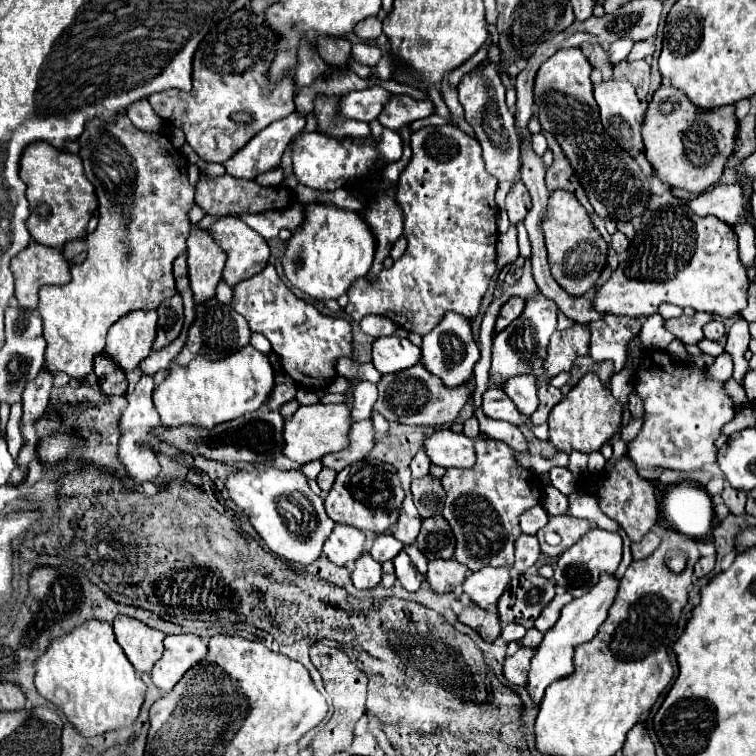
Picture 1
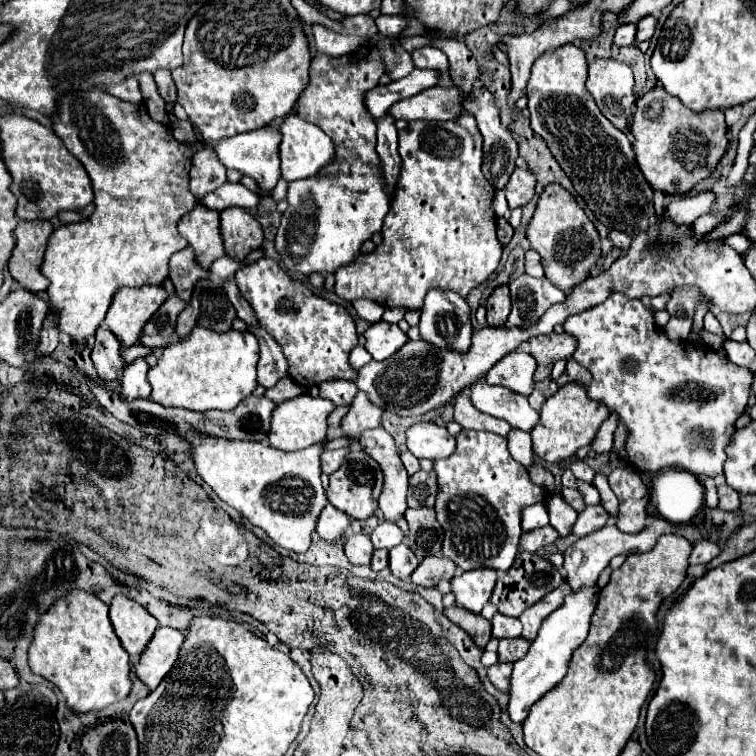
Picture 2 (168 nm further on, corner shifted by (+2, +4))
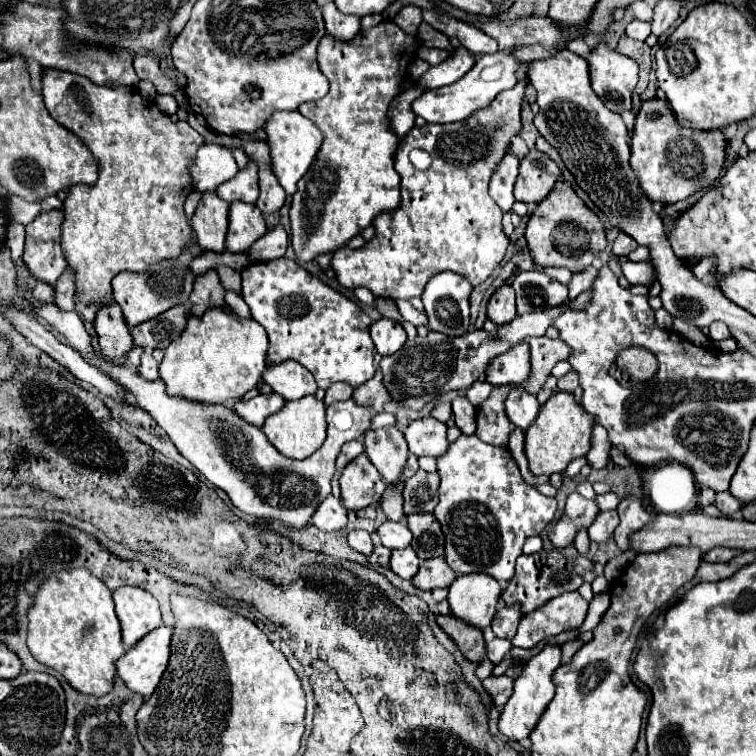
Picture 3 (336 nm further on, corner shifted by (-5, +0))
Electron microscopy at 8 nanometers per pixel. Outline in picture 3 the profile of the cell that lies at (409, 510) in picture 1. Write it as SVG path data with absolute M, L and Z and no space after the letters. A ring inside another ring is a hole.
M397 426L377 428L365 432L365 452L375 464L375 468L381 472L383 480L387 484L397 484L401 470L407 462L409 450L403 434L397 430Z

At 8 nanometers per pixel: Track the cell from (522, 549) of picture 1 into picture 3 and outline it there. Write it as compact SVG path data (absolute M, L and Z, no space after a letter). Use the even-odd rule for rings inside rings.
M577 492L569 494L565 512L563 512L561 520L551 528L549 540L557 548L565 548L565 546L573 544L575 534L583 528L589 528L597 514L599 514L599 506L595 500L587 500Z

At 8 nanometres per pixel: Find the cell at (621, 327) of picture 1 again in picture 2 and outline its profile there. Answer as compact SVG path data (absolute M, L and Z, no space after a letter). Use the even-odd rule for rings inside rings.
M618 292L608 296L606 302L570 316L564 322L564 332L578 338L574 358L578 364L592 372L588 396L606 404L620 414L620 422L628 428L626 458L638 470L660 474L666 468L682 468L696 476L720 476L726 460L724 448L734 434L734 422L748 404L752 386L752 372L728 360L720 360L714 350L694 346L690 342L670 342L652 320L652 314L636 300L624 300Z

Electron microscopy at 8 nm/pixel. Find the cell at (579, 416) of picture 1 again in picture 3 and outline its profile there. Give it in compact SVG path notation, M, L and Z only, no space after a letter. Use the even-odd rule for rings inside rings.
M557 392L539 410L535 422L525 430L525 456L529 460L529 470L533 476L565 472L567 464L579 456L585 456L591 448L591 416L579 408L569 392Z

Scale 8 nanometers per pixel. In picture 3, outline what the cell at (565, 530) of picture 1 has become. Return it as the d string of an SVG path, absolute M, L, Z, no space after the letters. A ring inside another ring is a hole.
M607 510L607 512L599 512L599 516L595 518L595 522L589 526L589 538L593 542L605 542L613 536L613 530L619 524L619 516L615 510Z

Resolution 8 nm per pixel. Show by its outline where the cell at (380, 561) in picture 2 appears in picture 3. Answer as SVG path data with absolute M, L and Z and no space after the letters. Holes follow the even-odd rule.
M377 544L377 546L373 548L371 556L369 556L369 562L387 568L387 566L389 566L389 556L391 556L391 550L385 548L385 546L381 546L381 544Z

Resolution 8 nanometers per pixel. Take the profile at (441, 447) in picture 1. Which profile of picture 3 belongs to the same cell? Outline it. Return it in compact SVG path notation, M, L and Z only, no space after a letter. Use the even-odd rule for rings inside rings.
M433 416L413 420L405 430L409 452L415 456L441 456L447 452L447 426Z

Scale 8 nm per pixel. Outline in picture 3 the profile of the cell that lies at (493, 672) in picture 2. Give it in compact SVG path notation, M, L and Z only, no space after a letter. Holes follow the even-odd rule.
M489 676L483 680L483 688L489 692L491 702L495 708L503 708L513 692L513 680L509 676Z

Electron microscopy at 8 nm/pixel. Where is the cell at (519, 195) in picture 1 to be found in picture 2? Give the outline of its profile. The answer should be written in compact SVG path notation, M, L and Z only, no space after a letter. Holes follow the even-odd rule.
M516 168L516 172L510 176L504 192L506 192L506 200L508 200L508 208L522 208L526 206L532 196L534 196L534 186L536 186L536 178L530 170L522 170Z

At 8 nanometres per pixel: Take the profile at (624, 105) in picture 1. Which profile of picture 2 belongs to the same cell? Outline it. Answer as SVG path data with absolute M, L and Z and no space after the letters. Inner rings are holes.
M594 60L590 64L588 92L594 96L600 112L618 128L626 130L630 126L628 118L632 116L632 108L636 104L634 98L634 76L630 66L608 60Z

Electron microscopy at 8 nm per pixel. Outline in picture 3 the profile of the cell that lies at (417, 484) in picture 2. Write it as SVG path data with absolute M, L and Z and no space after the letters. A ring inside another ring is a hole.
M417 470L403 488L403 512L405 516L415 512L433 512L437 504L437 488L439 488L439 476L437 472L425 472Z

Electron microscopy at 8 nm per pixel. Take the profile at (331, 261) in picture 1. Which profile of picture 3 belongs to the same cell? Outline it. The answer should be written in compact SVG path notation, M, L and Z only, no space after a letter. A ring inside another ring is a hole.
M383 20L373 28L359 30L353 40L337 40L325 34L317 48L317 62L321 72L331 82L327 96L315 102L305 102L299 112L309 118L323 134L323 144L315 156L315 162L307 174L299 180L299 188L293 194L291 204L291 240L299 260L307 262L319 254L335 252L345 246L347 240L359 234L361 228L369 226L371 220L383 210L395 210L401 202L399 198L399 174L393 168L393 158L399 148L399 136L393 132L387 118L387 108L391 100L401 92L401 82L407 72L409 60L415 58L419 48L417 36L405 34L393 20Z

